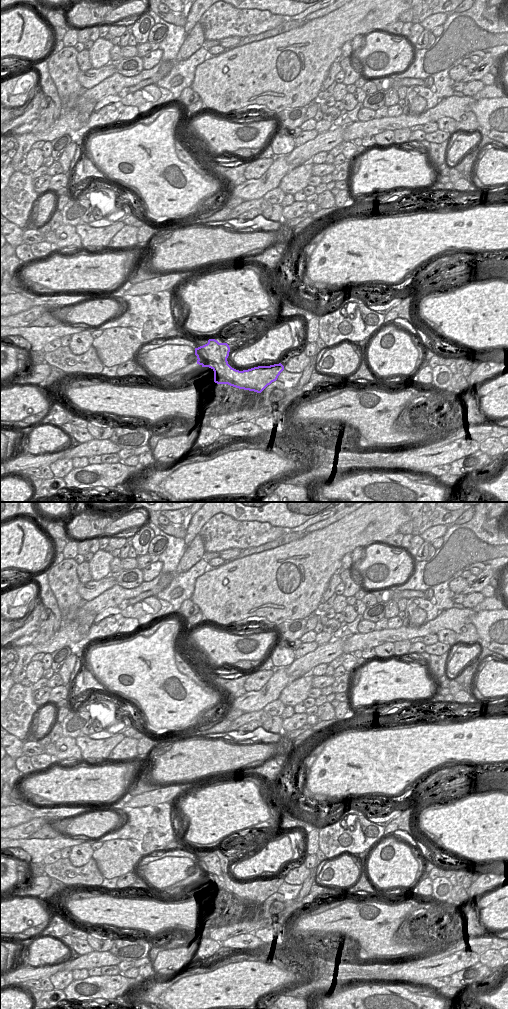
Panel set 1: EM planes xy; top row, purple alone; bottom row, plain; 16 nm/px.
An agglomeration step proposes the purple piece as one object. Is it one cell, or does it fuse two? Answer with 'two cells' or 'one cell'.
two cells

